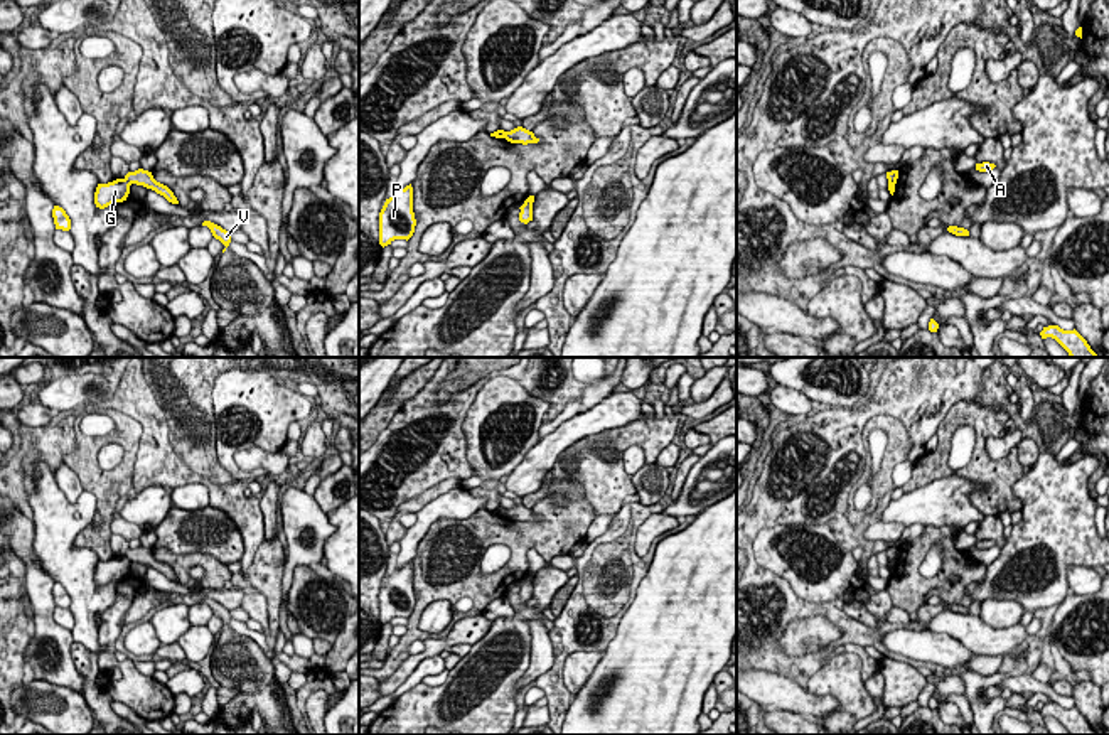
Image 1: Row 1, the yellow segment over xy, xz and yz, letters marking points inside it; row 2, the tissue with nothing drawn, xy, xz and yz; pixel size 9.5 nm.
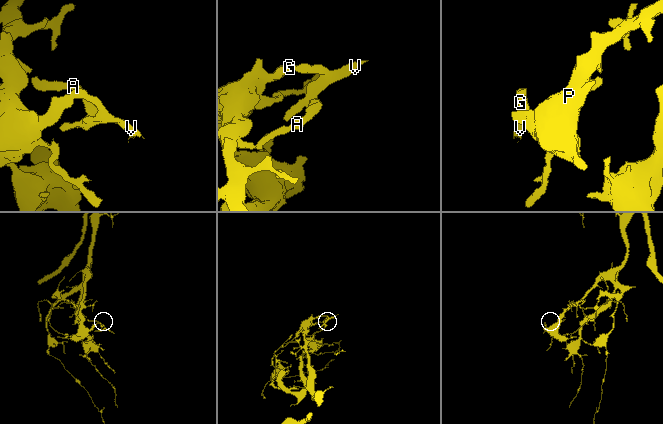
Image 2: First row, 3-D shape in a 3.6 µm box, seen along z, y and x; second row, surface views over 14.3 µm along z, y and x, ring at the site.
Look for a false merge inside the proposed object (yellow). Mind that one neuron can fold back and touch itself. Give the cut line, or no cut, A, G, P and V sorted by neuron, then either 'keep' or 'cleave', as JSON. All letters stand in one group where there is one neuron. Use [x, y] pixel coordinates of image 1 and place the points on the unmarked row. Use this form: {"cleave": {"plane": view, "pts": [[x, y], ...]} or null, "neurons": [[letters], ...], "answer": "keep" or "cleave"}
{"cleave": {"plane": "xy", "pts": [[125, 555], [130, 562]]}, "neurons": [["A", "V"], ["G", "P"]], "answer": "cleave"}

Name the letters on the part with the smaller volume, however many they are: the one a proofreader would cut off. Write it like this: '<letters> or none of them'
A, V

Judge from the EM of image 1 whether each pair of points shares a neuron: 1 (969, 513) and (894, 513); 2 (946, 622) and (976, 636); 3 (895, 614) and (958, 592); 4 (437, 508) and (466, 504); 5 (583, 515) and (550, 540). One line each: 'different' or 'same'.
1: same
2: same
3: different
4: same
5: same

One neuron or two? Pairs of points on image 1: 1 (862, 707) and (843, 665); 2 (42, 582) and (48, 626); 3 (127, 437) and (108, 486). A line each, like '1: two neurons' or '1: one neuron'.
1: one neuron
2: one neuron
3: one neuron

